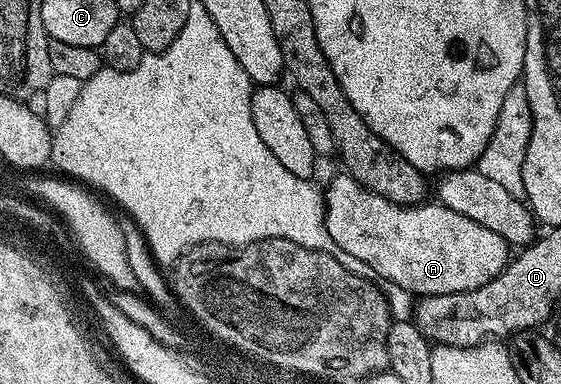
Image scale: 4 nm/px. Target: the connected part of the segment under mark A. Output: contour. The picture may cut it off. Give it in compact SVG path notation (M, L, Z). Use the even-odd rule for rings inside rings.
M346 173L333 176L331 184L323 191L323 220L325 229L329 229L329 237L333 237L345 253L365 261L365 265L370 265L380 280L393 281L393 285L401 285L401 289L416 297L472 291L496 279L509 262L509 245L497 237L493 229L485 229L485 225L477 225L477 221L469 221L469 217L453 213L453 209L444 207L438 201L402 207L361 186Z

